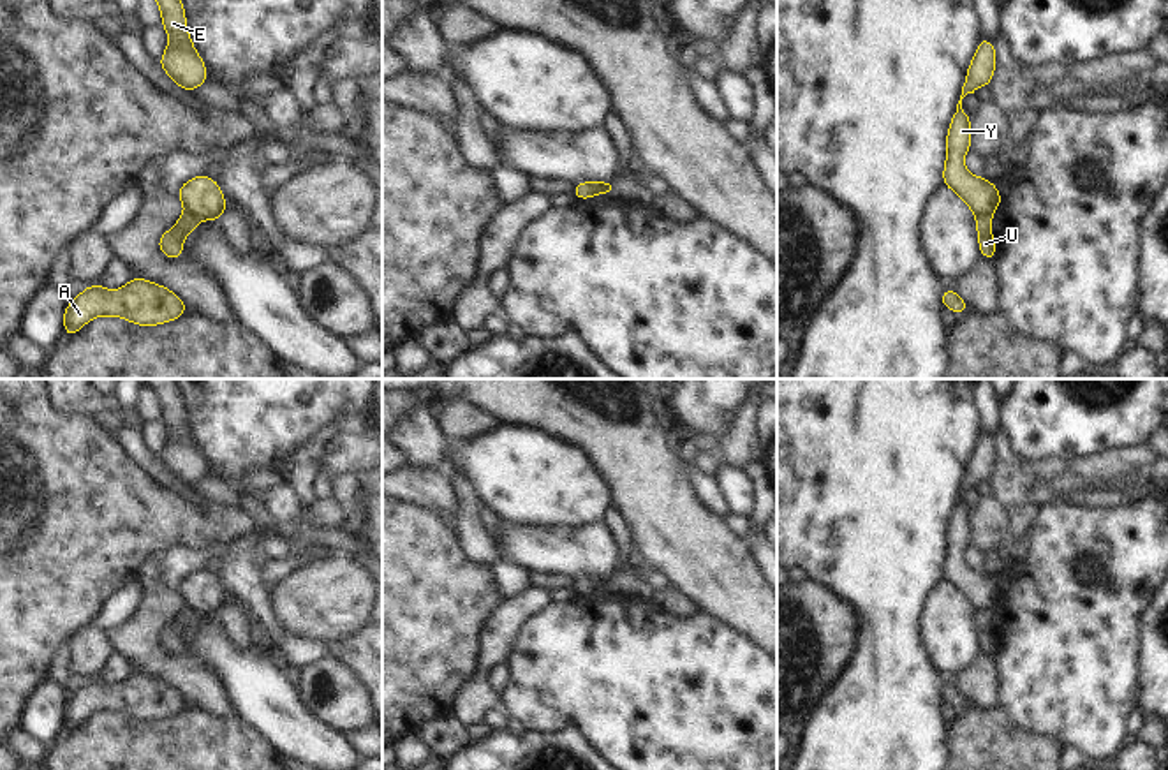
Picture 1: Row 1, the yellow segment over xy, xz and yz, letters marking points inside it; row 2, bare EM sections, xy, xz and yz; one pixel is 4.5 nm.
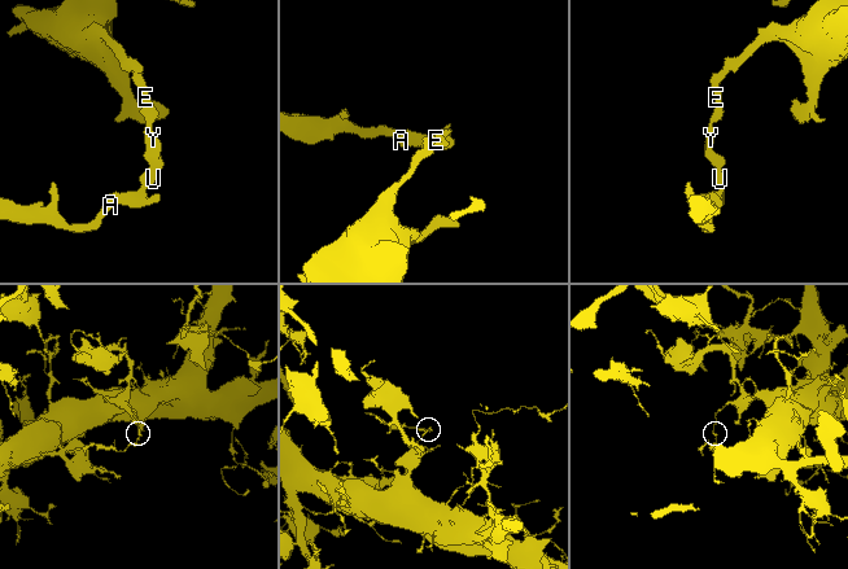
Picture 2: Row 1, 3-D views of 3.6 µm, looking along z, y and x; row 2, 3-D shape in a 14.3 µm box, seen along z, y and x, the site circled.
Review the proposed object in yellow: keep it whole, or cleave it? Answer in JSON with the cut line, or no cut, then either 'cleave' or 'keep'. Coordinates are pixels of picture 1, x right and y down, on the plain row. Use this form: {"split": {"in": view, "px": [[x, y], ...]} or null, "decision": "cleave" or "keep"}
{"split": {"in": "yz", "px": [[990, 608], [976, 612]]}, "decision": "cleave"}

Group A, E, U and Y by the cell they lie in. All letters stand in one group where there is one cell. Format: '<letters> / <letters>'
A U / E Y

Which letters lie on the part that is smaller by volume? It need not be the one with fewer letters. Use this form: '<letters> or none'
A, U

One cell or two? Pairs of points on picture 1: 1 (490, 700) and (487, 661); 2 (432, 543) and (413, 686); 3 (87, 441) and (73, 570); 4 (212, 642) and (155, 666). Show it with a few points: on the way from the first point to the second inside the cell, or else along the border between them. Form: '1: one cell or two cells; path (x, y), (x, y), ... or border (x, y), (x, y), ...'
1: one cell; path (481, 691), (481, 670)
2: one cell; path (400, 578), (400, 651)
3: one cell; path (78, 473), (78, 538)
4: two cells; border (182, 651), (199, 658), (217, 679)

